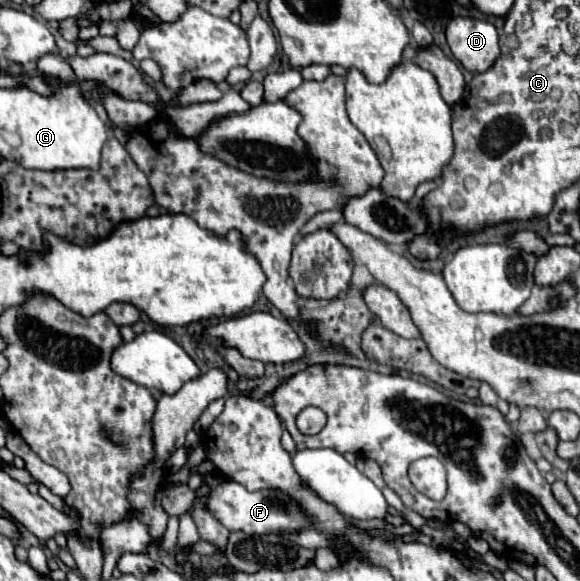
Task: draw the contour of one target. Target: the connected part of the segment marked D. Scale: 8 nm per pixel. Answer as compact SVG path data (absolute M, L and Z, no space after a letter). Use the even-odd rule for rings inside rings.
M457 16L445 28L445 36L453 56L469 72L485 72L499 56L499 36L487 20Z

